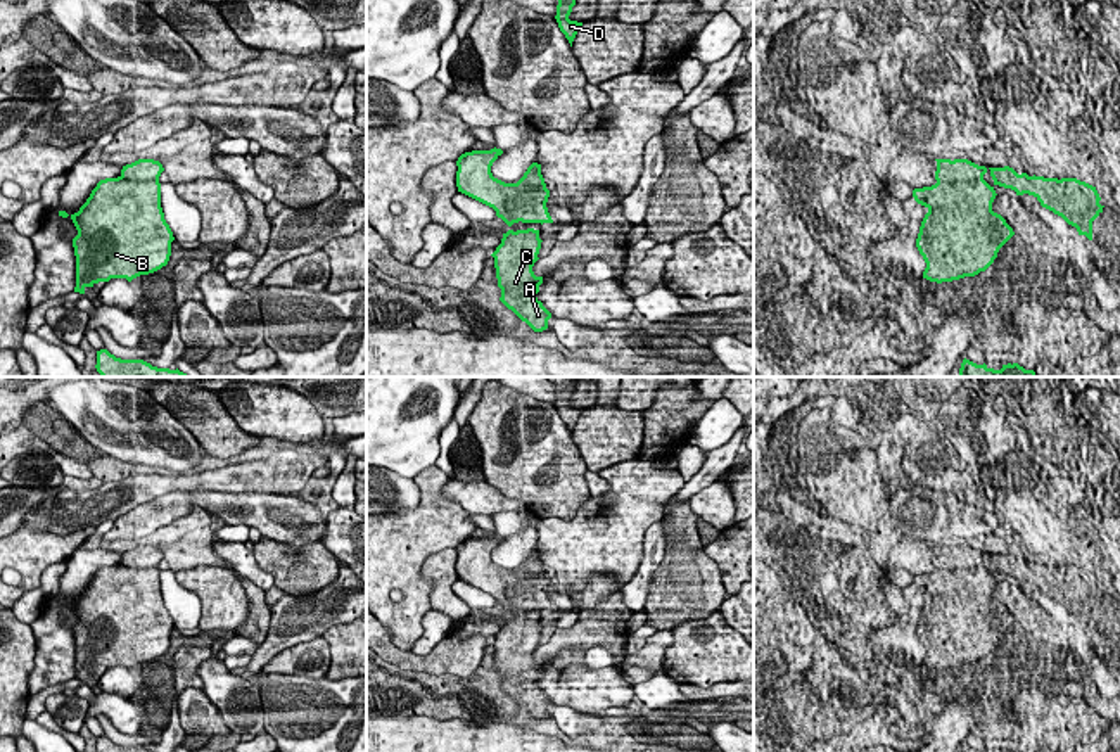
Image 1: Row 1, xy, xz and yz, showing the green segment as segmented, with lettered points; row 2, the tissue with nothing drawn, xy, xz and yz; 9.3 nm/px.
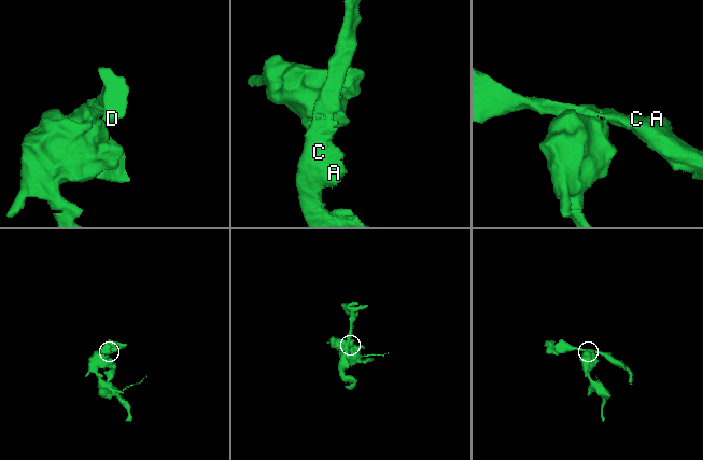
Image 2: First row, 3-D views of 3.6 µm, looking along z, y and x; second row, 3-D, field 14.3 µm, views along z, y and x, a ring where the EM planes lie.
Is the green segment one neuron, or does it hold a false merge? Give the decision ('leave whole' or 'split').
split

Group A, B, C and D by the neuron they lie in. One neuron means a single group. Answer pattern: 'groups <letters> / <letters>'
groups A C D / B

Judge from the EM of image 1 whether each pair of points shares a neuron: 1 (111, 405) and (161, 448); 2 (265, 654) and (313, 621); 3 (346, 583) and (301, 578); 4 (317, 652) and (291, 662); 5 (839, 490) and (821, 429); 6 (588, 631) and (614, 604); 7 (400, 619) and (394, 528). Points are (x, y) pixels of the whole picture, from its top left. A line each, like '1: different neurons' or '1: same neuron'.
1: same neuron
2: same neuron
3: different neurons
4: same neuron
5: same neuron
6: same neuron
7: same neuron

